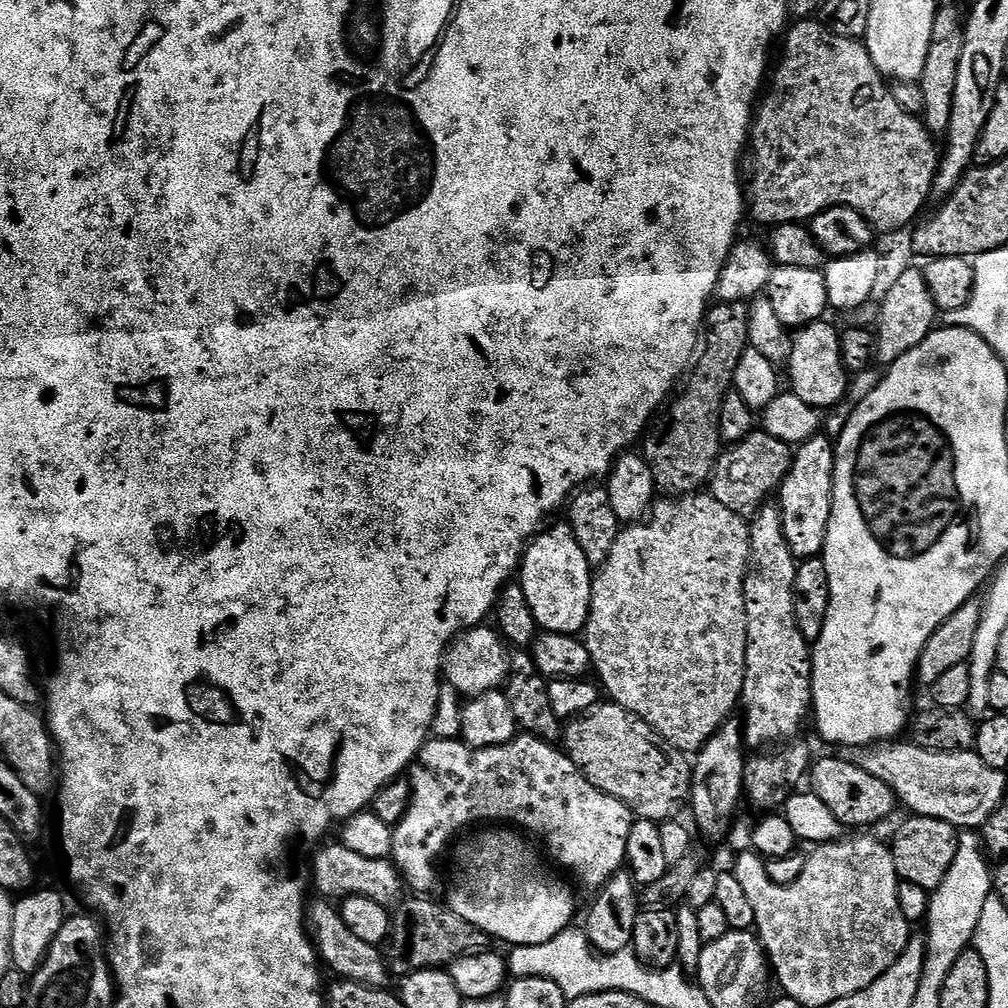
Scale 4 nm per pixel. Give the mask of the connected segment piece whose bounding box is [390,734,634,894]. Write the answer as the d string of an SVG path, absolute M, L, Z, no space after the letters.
M527 734L517 735L515 740L506 742L502 746L494 746L493 748L472 748L465 744L463 740L457 738L455 740L437 740L429 739L421 750L415 764L410 769L410 783L412 787L412 796L408 804L405 816L401 818L399 824L395 825L392 833L392 855L390 857L393 864L400 871L400 877L404 879L405 885L409 889L412 888L416 894L432 894L436 888L436 863L444 856L444 851L448 848L448 843L455 838L459 832L467 830L471 824L480 824L476 826L515 826L517 829L523 830L529 837L538 839L544 843L543 851L553 856L558 863L564 868L572 868L572 872L576 875L575 883L577 885L585 884L591 890L598 890L602 885L611 879L616 872L621 871L625 867L628 858L628 839L630 838L630 830L634 823L633 813L629 812L628 807L618 798L614 798L610 794L604 793L600 789L596 789L590 781L587 780L580 772L578 766L574 764L568 753L556 749L555 743L543 740L537 736Z

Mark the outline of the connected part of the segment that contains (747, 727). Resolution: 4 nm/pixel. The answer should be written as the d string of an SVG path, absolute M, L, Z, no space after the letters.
M765 503L764 507L751 517L752 553L748 559L748 573L744 576L744 605L746 606L746 626L748 645L746 646L746 670L744 671L744 695L742 697L742 727L744 742L749 749L764 750L781 742L797 739L804 719L812 712L812 648L810 641L798 630L794 610L794 578L797 559L788 548L786 534L782 530L782 518L775 503Z

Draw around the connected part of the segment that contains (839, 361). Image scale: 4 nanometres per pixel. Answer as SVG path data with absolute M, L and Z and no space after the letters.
M827 319L816 320L799 329L791 337L792 352L786 365L786 380L792 383L791 395L802 398L806 406L817 410L832 408L844 400L848 392L850 373L844 367L844 359L840 350L840 332Z

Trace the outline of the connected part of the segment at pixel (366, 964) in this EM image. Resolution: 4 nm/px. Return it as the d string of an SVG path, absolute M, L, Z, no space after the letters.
M316 898L306 912L306 920L310 925L312 943L316 946L316 955L320 957L323 967L328 968L341 980L353 980L356 984L365 984L368 988L387 989L390 969L385 956L377 945L370 942L362 942L342 922L340 913L335 903L324 898Z

